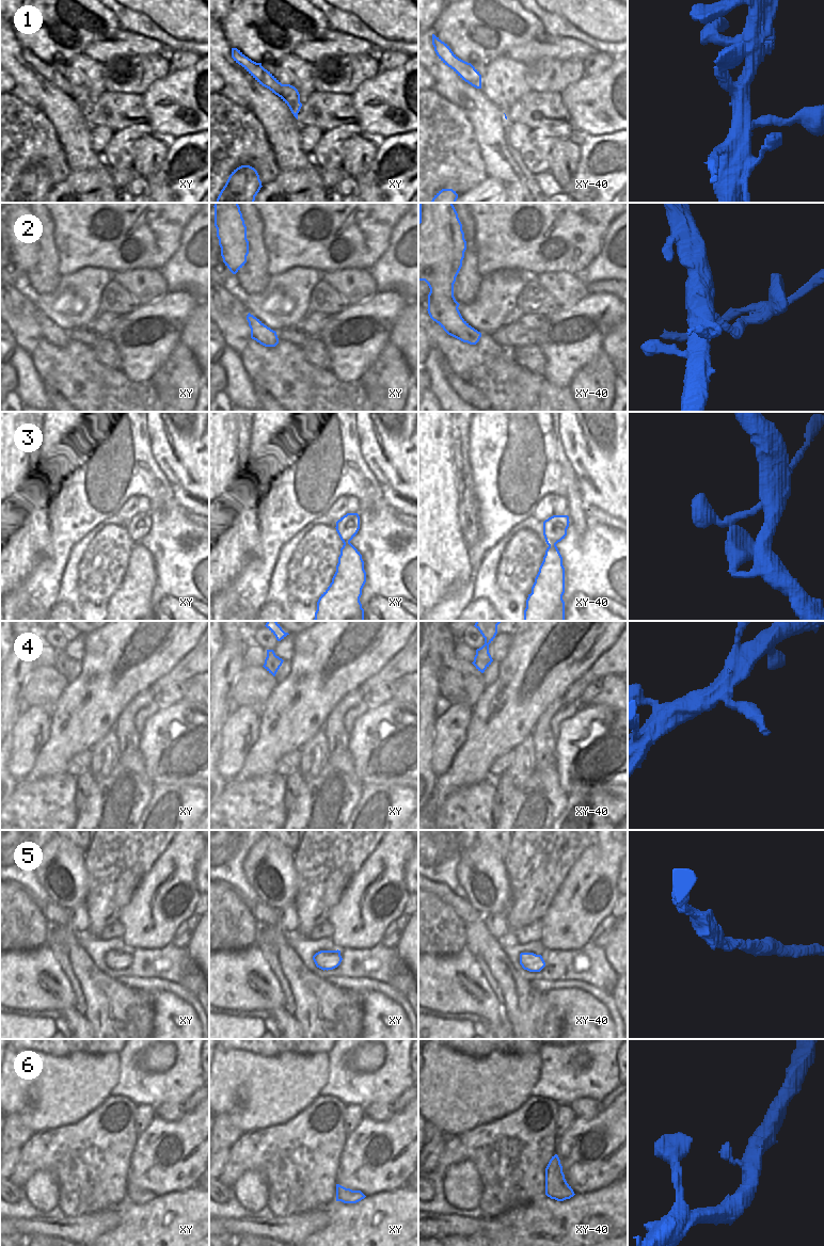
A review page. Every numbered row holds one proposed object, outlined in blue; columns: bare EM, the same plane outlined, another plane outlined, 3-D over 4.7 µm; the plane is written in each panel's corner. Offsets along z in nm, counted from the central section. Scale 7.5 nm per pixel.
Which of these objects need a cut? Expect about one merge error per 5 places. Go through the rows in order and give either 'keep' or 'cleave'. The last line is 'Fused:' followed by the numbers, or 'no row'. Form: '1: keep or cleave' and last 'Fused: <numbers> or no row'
1: keep
2: cleave
3: keep
4: keep
5: keep
6: keep
Fused: 2

